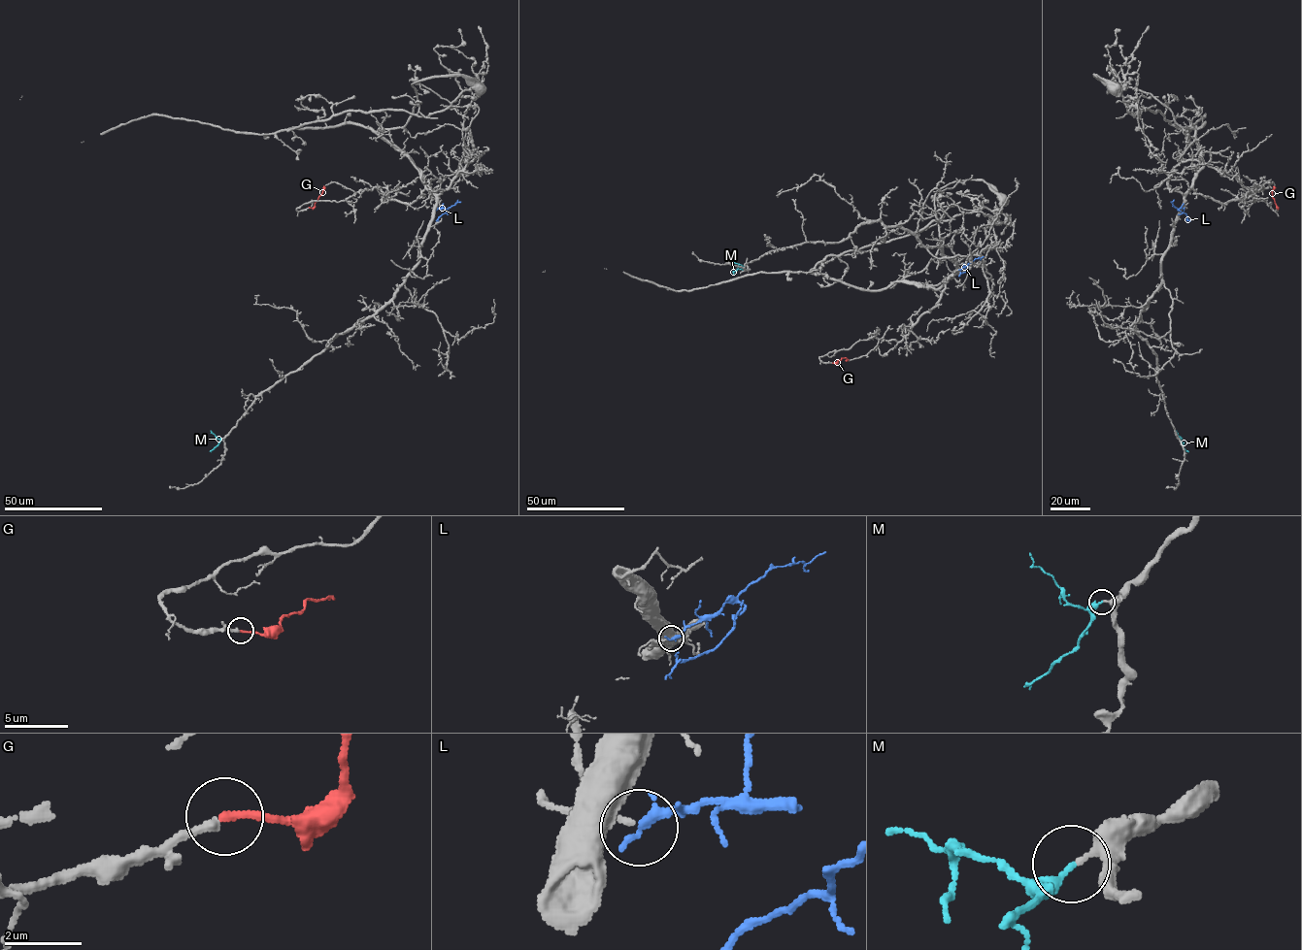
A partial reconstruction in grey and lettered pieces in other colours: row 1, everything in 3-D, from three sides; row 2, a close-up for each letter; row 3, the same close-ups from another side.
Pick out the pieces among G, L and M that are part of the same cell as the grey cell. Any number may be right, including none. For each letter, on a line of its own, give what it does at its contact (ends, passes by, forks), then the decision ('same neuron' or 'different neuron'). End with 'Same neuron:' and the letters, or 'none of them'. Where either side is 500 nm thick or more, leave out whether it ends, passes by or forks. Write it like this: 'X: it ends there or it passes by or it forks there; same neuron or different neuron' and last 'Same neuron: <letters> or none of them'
G: it ends there; different neuron
L: it ends there; same neuron
M: it ends there; same neuron
Same neuron: L, M

